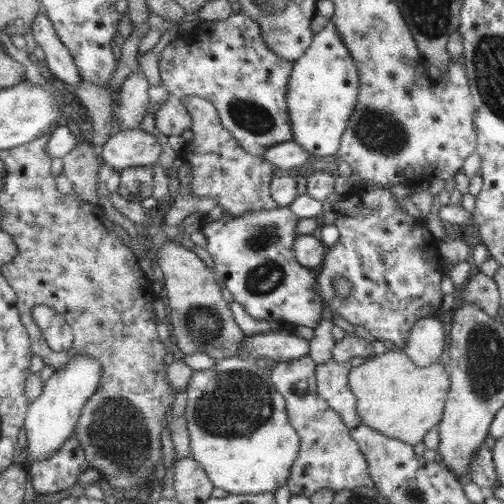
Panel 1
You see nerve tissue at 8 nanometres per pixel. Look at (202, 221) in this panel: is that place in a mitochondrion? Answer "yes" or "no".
no

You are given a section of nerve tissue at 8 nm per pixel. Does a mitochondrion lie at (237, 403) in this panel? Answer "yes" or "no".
yes

